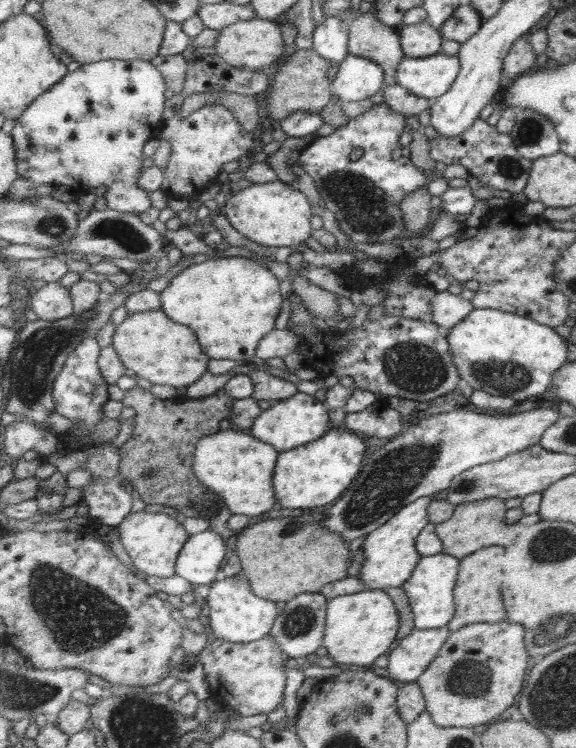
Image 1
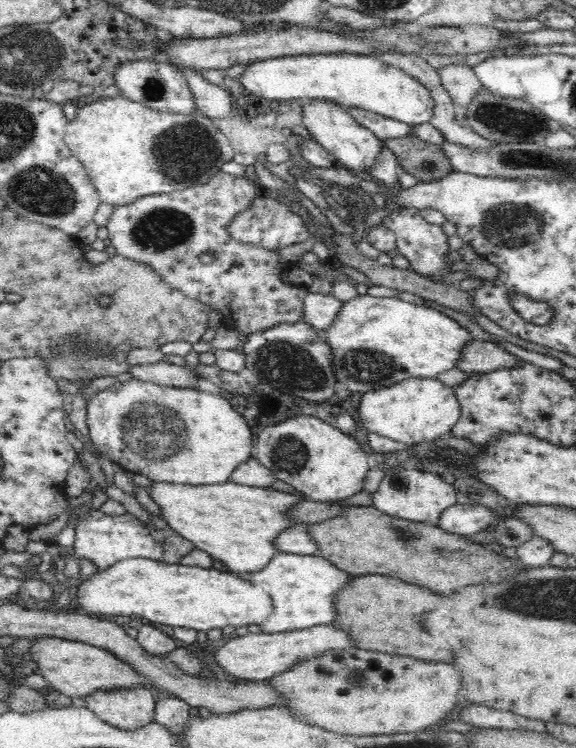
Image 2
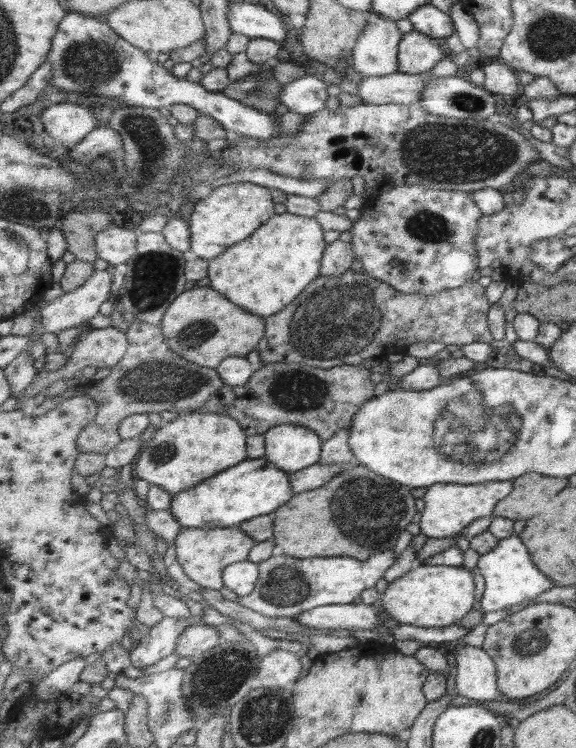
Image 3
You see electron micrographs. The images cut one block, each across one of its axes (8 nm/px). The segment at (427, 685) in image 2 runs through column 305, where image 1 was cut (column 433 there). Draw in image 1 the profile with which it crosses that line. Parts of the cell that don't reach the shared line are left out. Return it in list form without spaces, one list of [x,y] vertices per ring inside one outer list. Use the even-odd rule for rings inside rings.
[[[505,619],[498,623],[468,624],[450,632],[445,647],[416,680],[423,689],[427,710],[438,725],[474,727],[501,720],[499,714],[513,706],[525,678],[527,652],[523,646],[523,627]]]

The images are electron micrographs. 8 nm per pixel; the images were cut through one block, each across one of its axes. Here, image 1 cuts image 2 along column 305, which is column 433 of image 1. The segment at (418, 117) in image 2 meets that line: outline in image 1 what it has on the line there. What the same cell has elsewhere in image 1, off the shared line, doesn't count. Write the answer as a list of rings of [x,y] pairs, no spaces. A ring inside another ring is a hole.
[[[441,52],[425,58],[406,56],[397,69],[397,83],[416,96],[439,99],[456,82],[460,70],[458,55]]]

